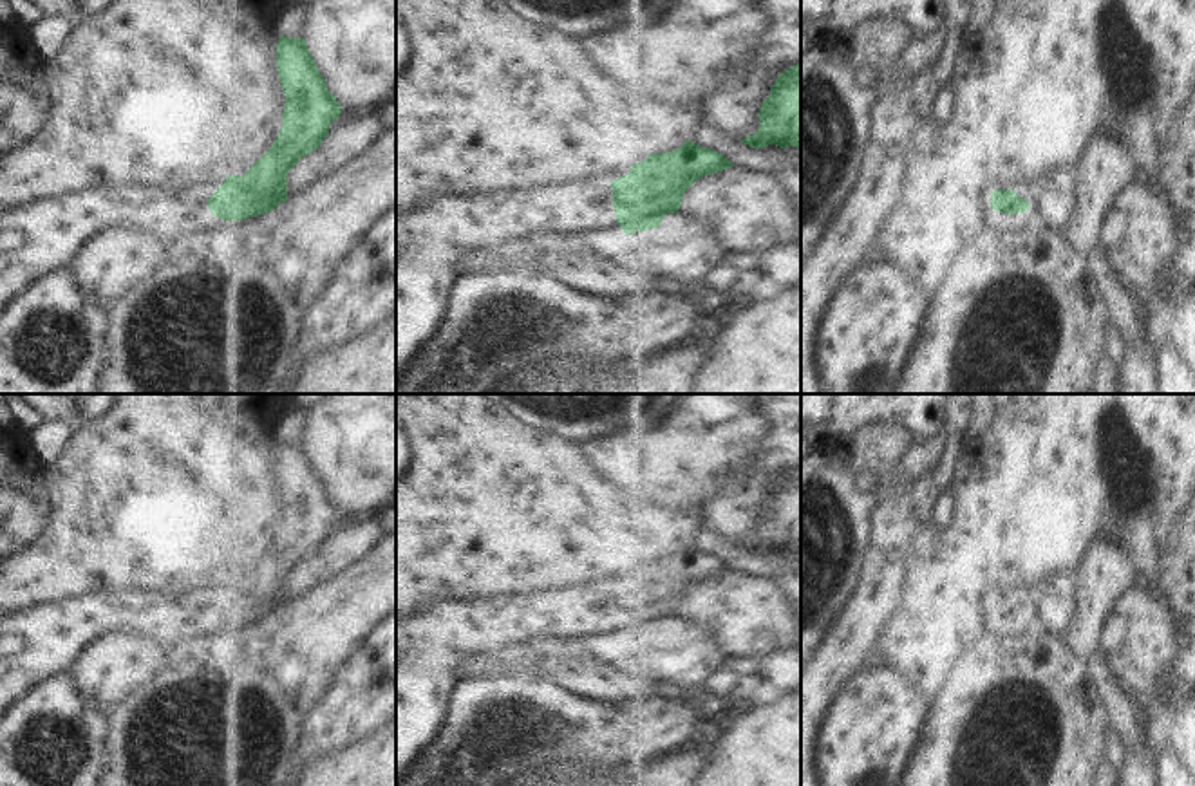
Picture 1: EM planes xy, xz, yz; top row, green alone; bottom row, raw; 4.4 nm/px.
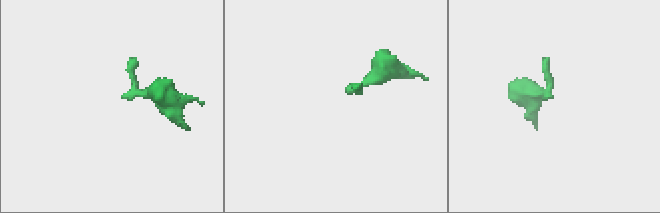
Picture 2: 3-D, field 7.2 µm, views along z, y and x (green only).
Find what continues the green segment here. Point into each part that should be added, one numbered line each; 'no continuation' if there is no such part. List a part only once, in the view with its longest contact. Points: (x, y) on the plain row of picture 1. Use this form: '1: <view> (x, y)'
1: xz (429, 645)

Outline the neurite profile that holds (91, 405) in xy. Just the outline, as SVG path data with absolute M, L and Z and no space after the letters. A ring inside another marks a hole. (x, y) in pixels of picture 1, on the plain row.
M76 394L74 401L80 408L80 421L103 416L116 403L118 394Z

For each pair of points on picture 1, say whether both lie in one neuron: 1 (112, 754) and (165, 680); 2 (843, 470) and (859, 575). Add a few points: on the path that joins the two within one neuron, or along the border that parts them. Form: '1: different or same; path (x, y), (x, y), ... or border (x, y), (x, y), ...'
1: same; path (125, 736), (127, 723), (147, 698)
2: same; path (843, 495), (845, 537), (852, 550)

